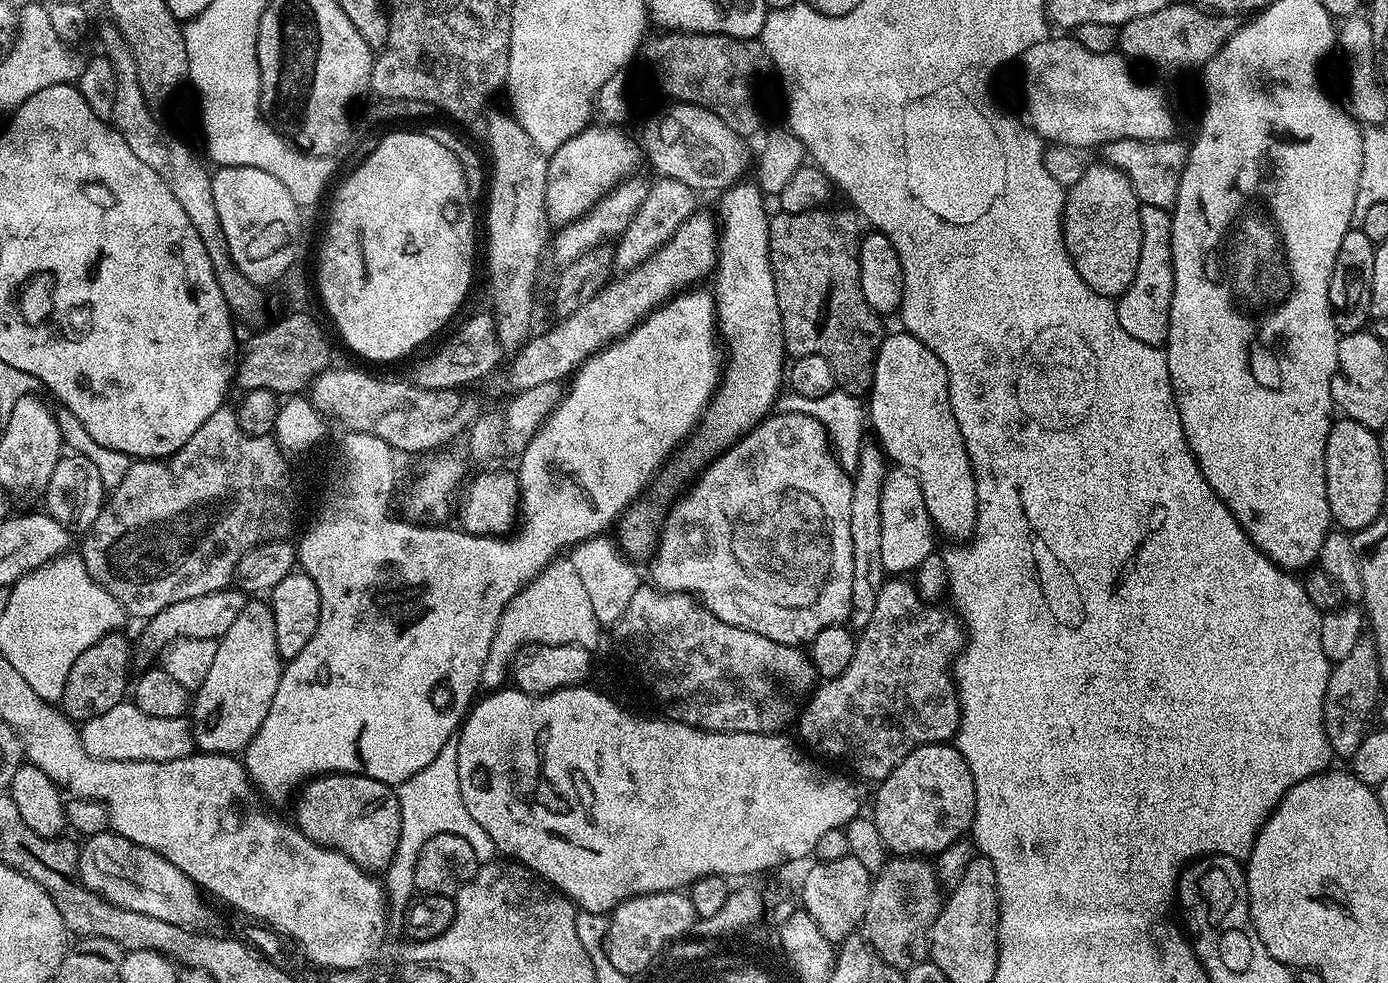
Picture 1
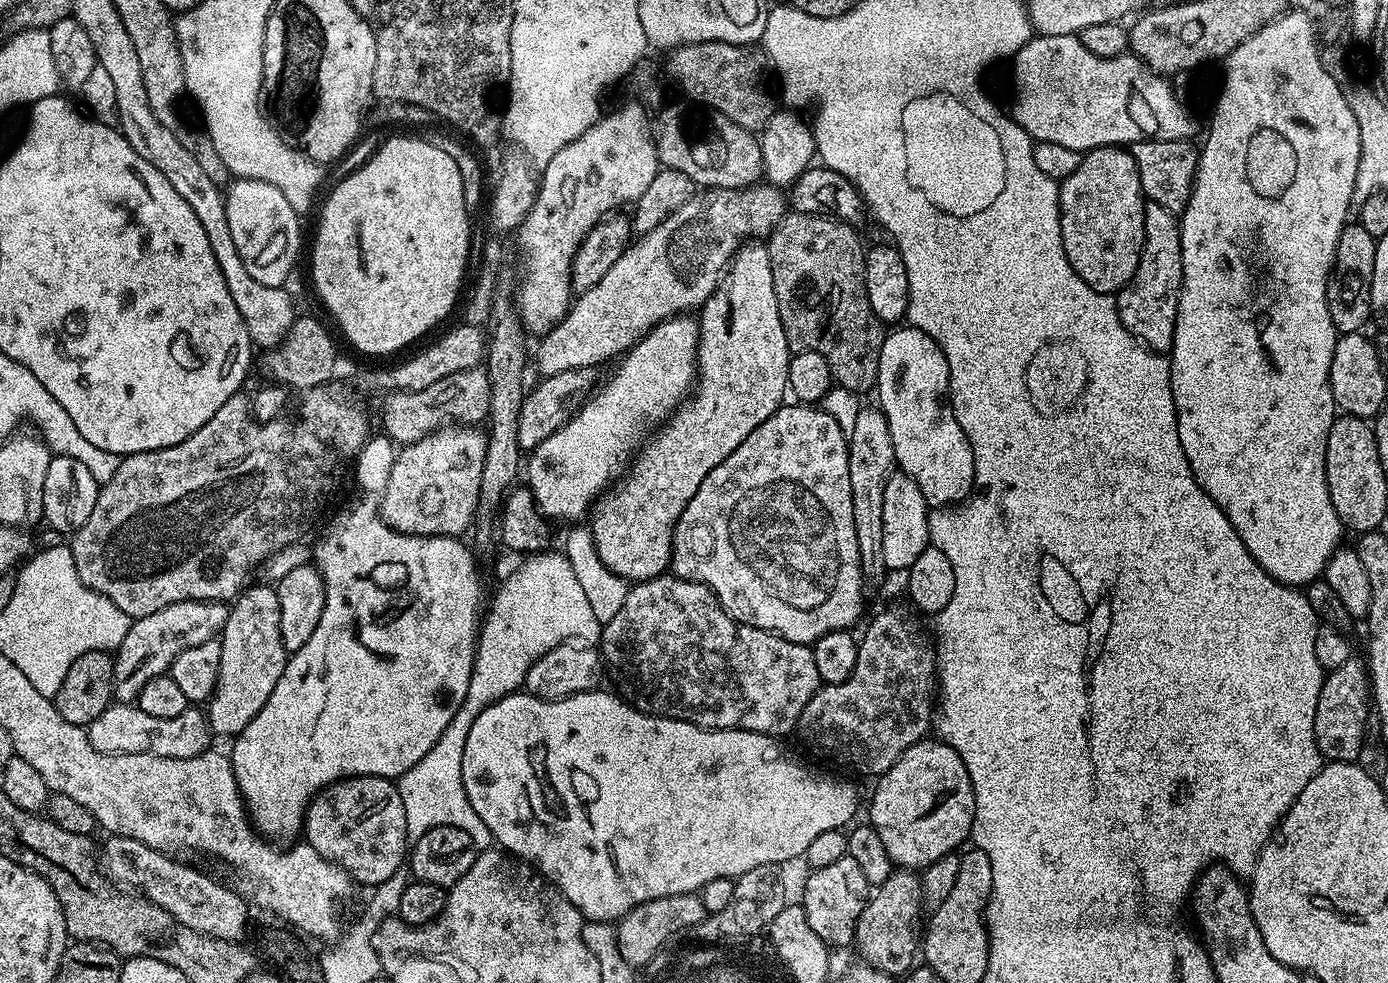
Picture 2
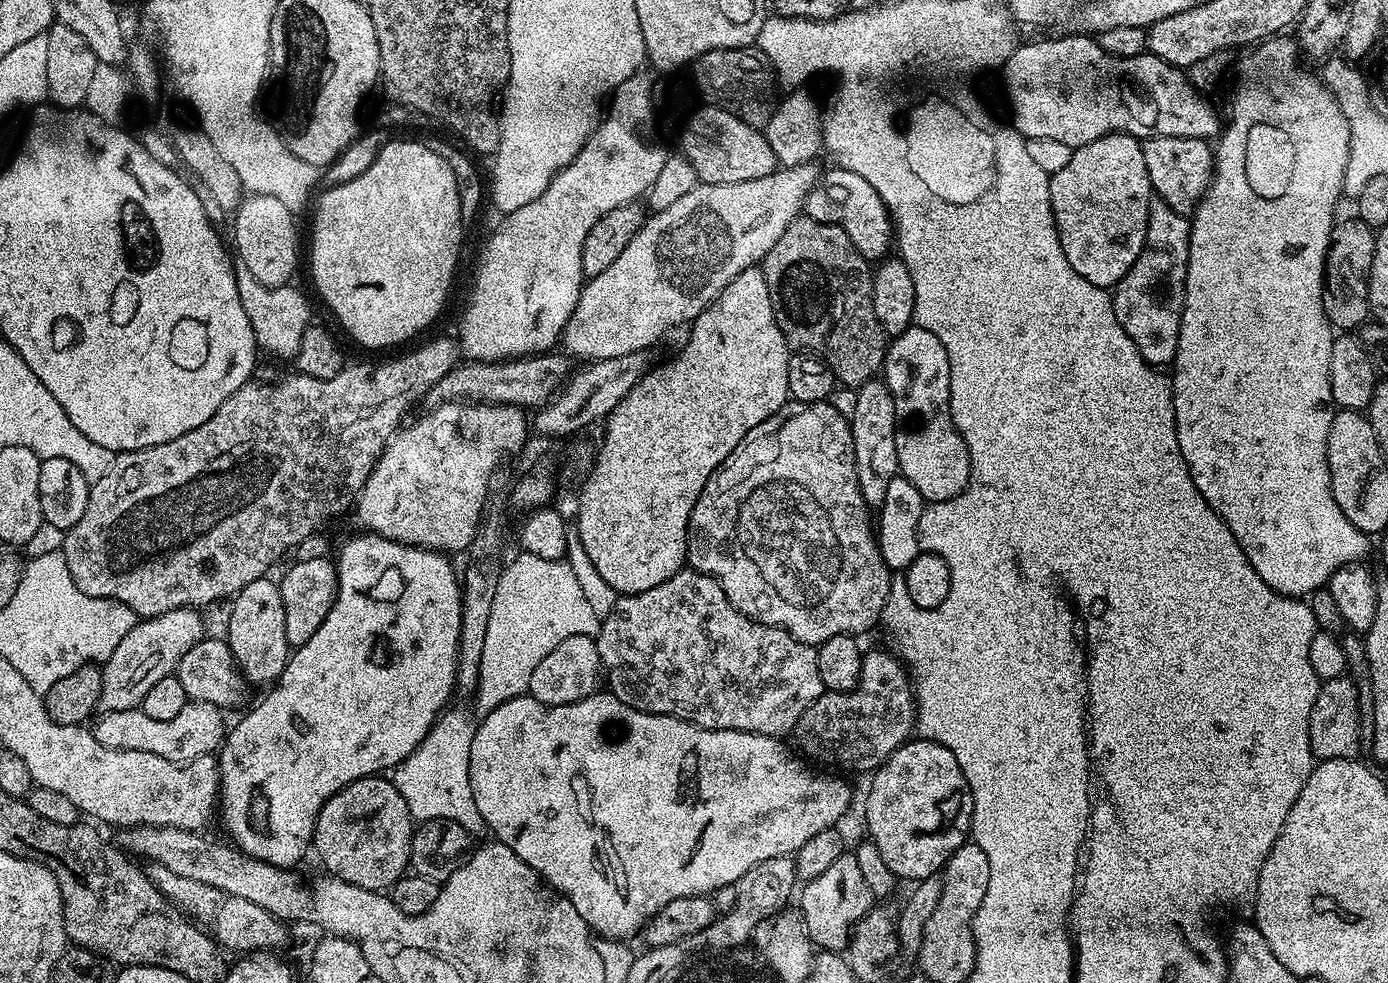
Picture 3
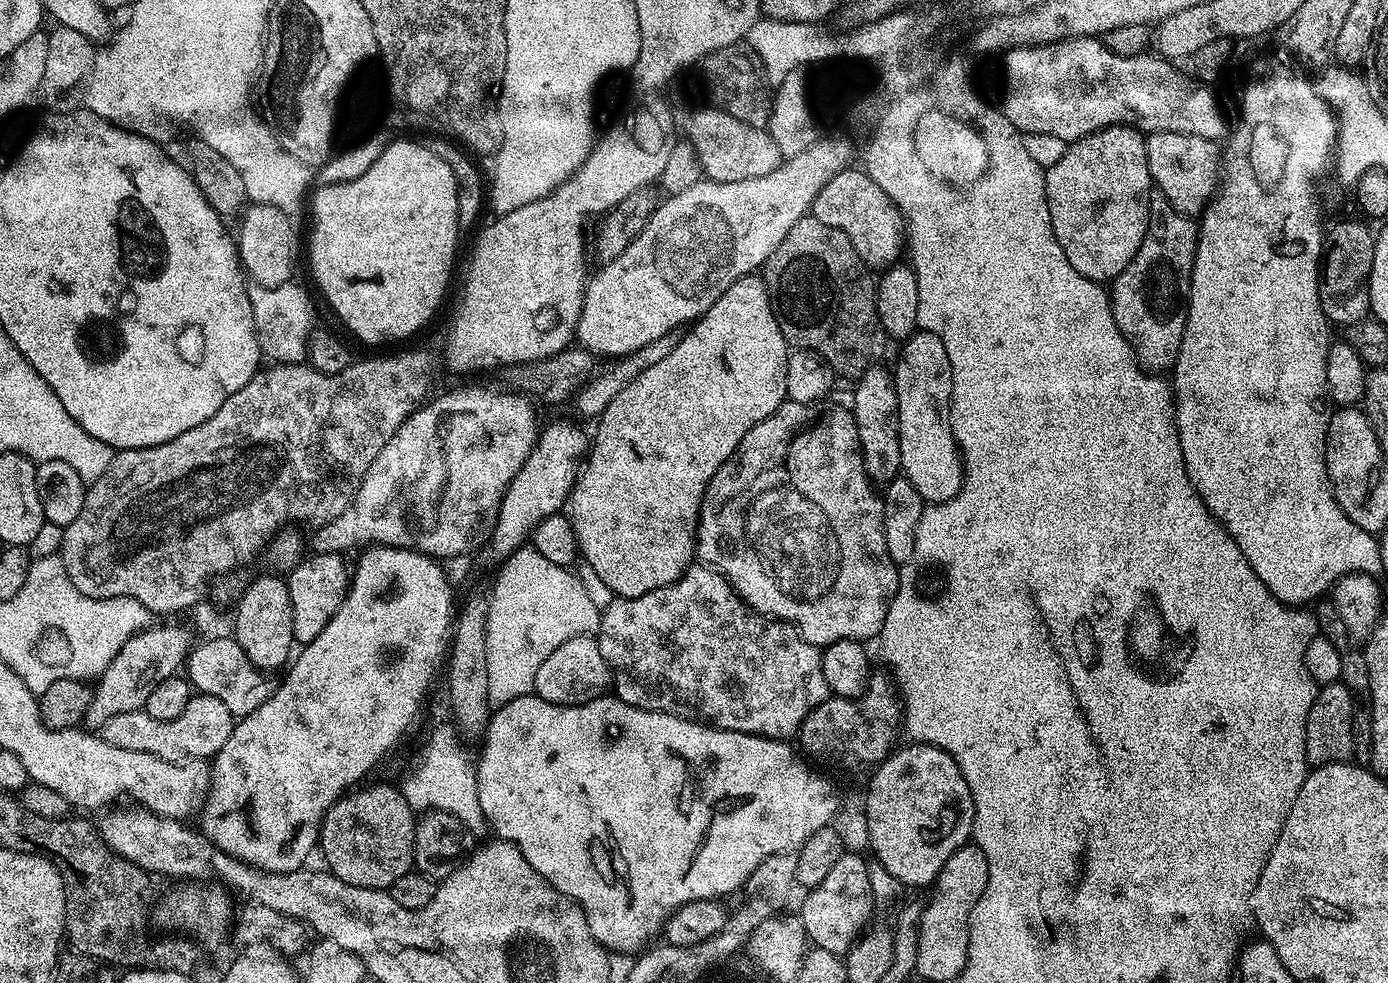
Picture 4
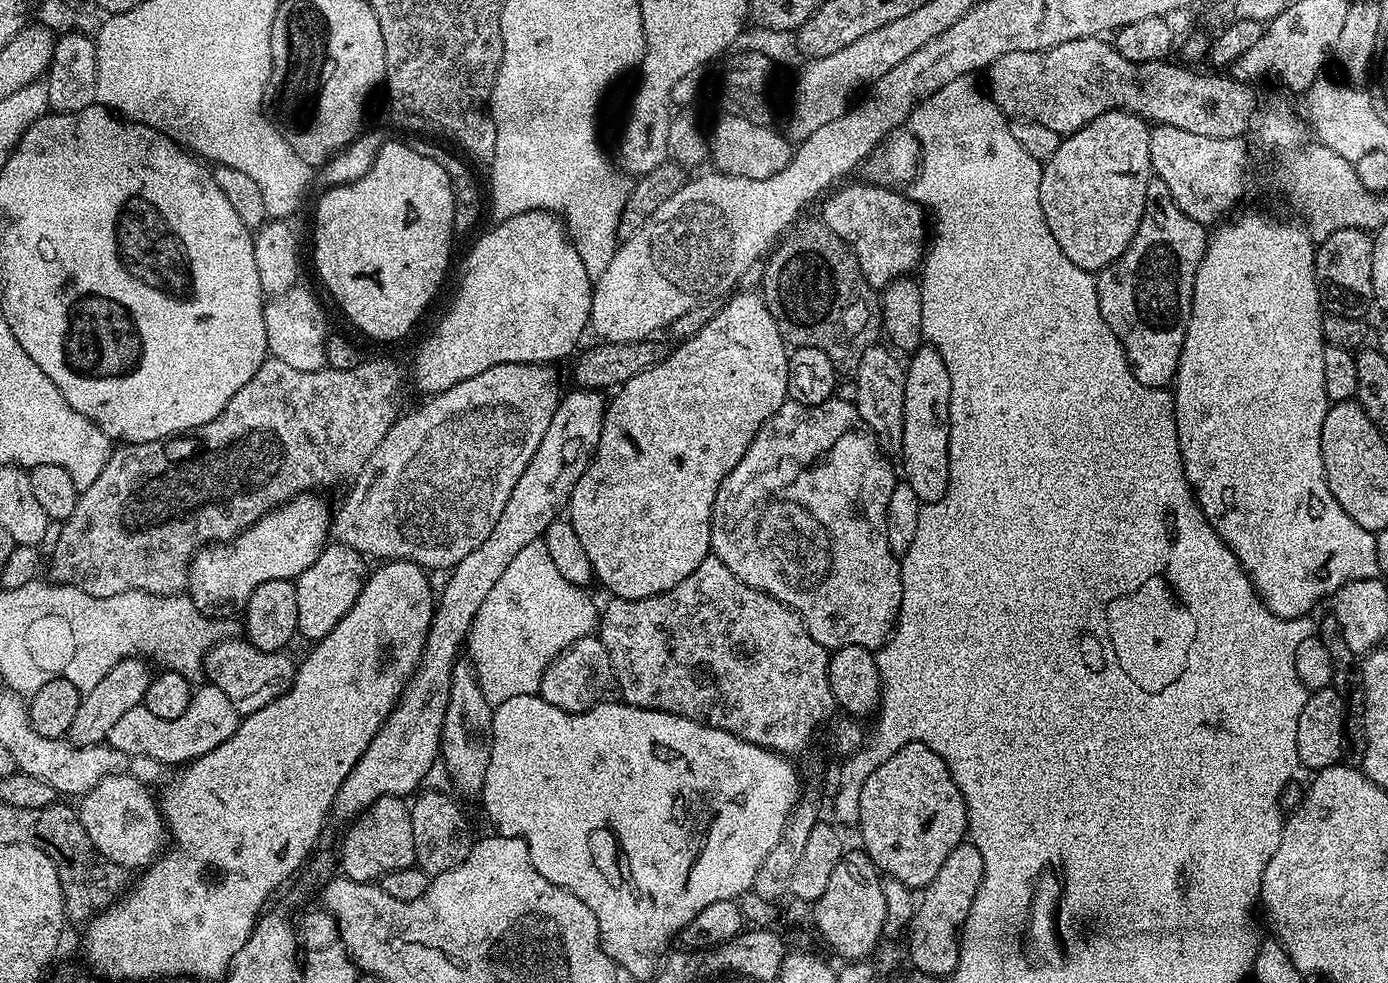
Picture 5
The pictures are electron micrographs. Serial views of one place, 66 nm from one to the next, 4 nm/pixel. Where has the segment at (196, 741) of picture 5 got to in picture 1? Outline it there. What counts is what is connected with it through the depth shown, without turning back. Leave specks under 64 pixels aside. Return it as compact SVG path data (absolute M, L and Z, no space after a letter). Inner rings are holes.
M125 702L98 714L98 718L83 721L79 729L80 741L96 760L153 760L170 762L194 752L191 723L184 716L154 718L146 714L135 702Z

